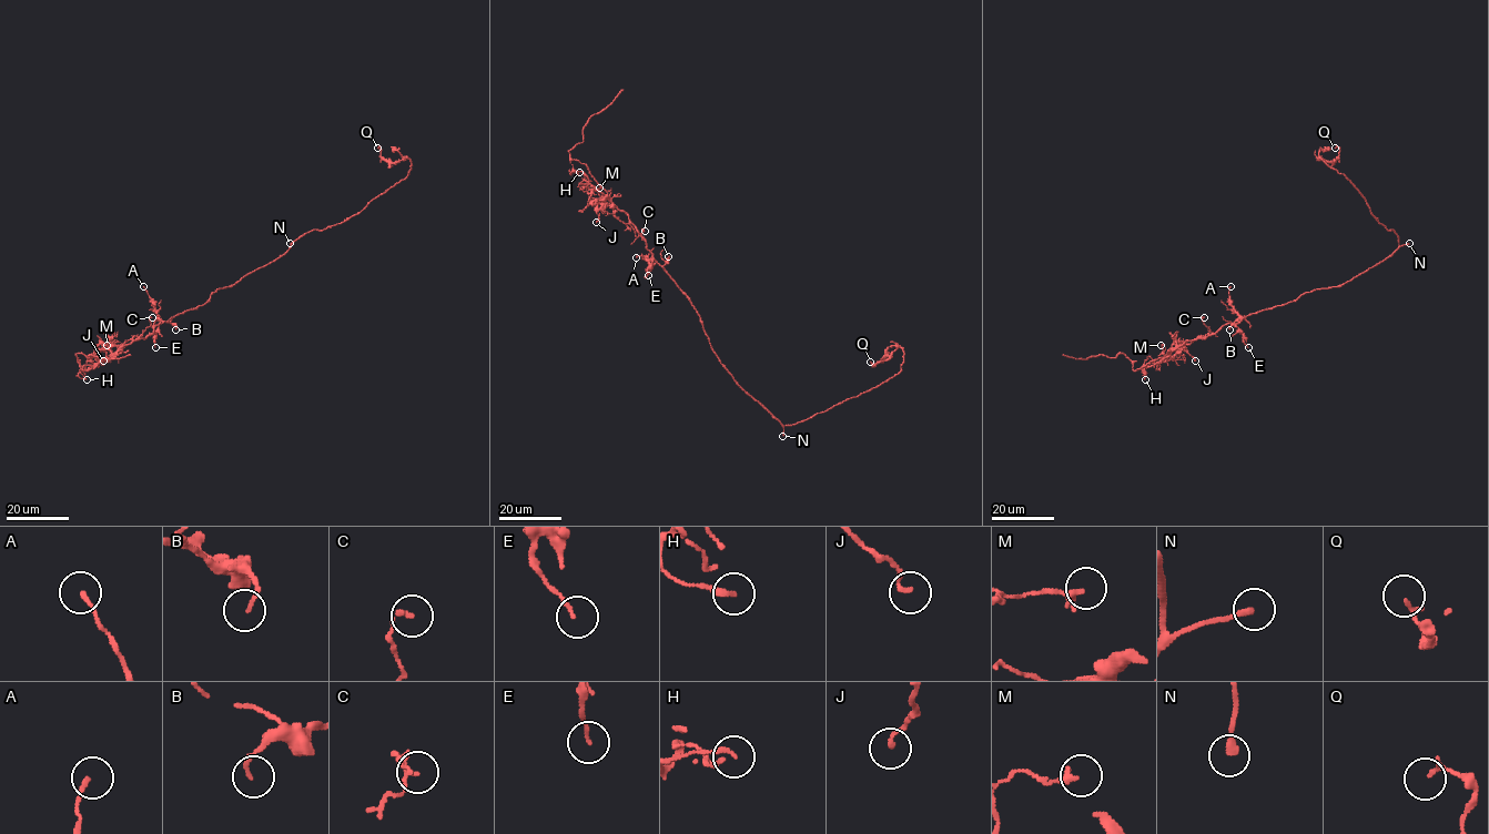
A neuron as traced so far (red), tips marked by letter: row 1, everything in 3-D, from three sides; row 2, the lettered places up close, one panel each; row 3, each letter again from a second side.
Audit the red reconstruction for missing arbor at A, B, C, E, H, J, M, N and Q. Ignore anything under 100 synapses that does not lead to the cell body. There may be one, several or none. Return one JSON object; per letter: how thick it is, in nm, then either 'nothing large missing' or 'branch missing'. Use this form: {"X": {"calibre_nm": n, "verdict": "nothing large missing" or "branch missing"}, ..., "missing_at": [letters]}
{"A": {"calibre_nm": 150, "verdict": "nothing large missing"}, "B": {"calibre_nm": 140, "verdict": "nothing large missing"}, "C": {"calibre_nm": 150, "verdict": "nothing large missing"}, "E": {"calibre_nm": 120, "verdict": "nothing large missing"}, "H": {"calibre_nm": 180, "verdict": "nothing large missing"}, "J": {"calibre_nm": 150, "verdict": "nothing large missing"}, "M": {"calibre_nm": 240, "verdict": "nothing large missing"}, "N": {"calibre_nm": 240, "verdict": "nothing large missing"}, "Q": {"calibre_nm": 170, "verdict": "nothing large missing"}, "missing_at": []}

